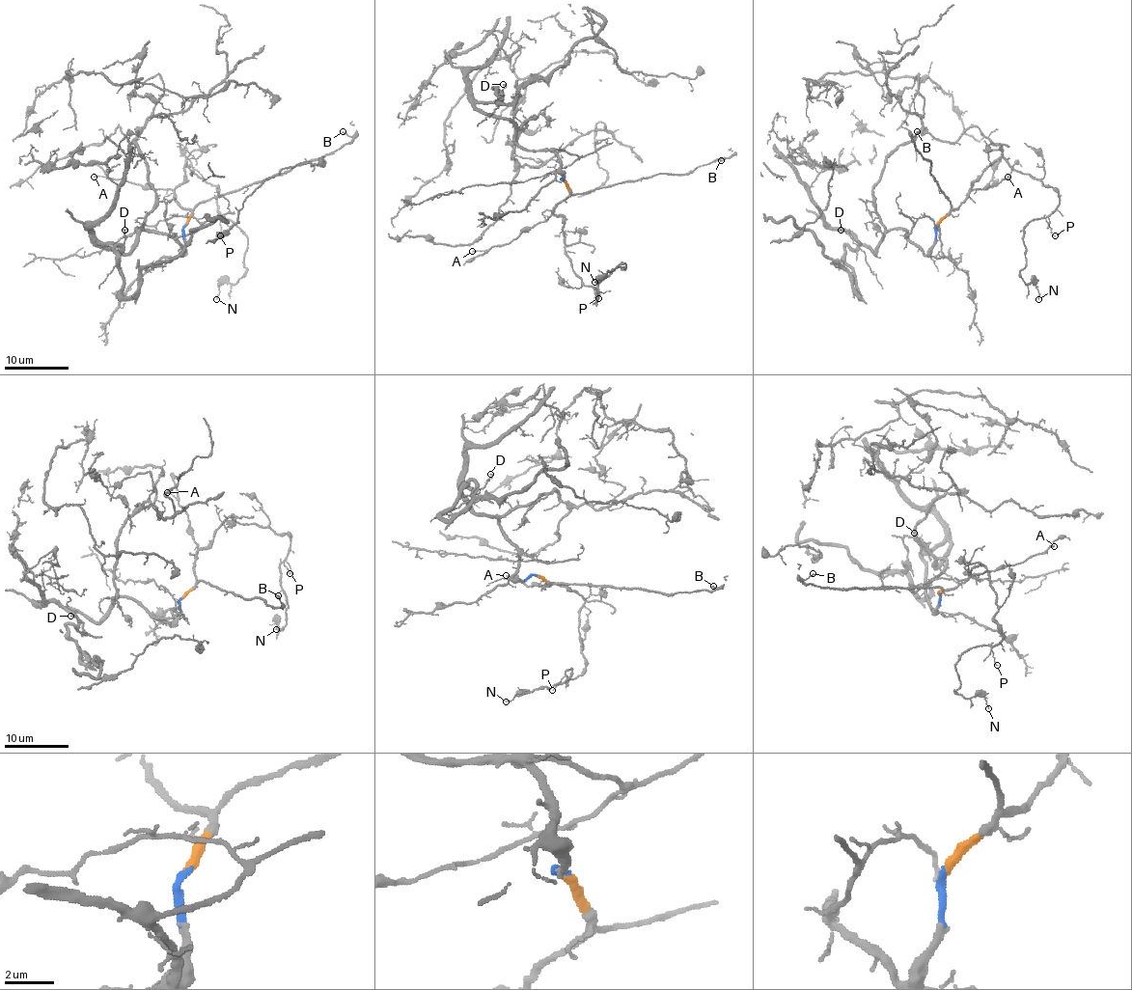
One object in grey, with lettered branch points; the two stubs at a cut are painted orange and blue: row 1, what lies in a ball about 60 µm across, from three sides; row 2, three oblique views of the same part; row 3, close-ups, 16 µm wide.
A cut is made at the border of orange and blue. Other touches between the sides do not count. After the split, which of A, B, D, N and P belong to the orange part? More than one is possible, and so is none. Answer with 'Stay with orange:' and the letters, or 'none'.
Stay with orange: A, B, N, P

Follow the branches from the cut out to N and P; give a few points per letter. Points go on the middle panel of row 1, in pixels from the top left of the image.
N: (564, 179), (568, 194), (552, 212), (562, 218), (571, 270), (596, 302), (597, 285), (625, 265), (594, 282)
P: (564, 179), (568, 194), (552, 212), (562, 218), (571, 270), (593, 288), (596, 302), (597, 289), (597, 297)

